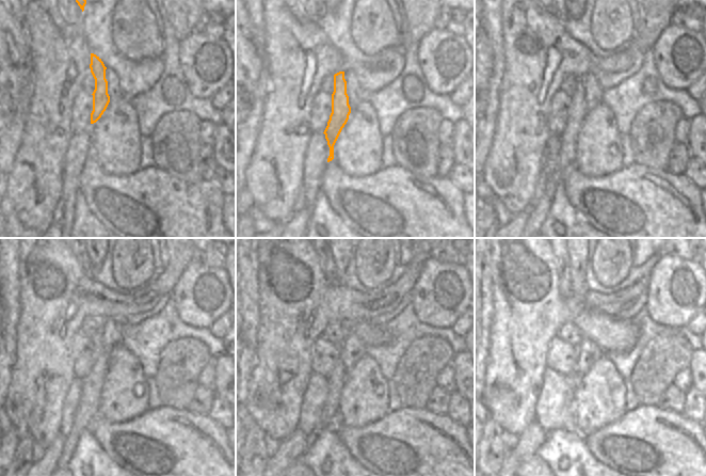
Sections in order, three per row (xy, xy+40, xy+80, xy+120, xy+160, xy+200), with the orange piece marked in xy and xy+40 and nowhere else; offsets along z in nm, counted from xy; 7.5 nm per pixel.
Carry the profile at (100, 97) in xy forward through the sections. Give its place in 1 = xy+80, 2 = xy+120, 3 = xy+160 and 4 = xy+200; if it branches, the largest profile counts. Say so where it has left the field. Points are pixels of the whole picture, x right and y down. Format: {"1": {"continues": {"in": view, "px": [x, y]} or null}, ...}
{"1": {"continues": {"in": "xy+80", "px": [539, 212]}}, "2": {"continues": {"in": "xy+120", "px": [87, 410]}}, "3": {"continues": {"in": "xy+160", "px": [336, 380]}}, "4": {"continues": {"in": "xy+200", "px": [574, 379]}}}

